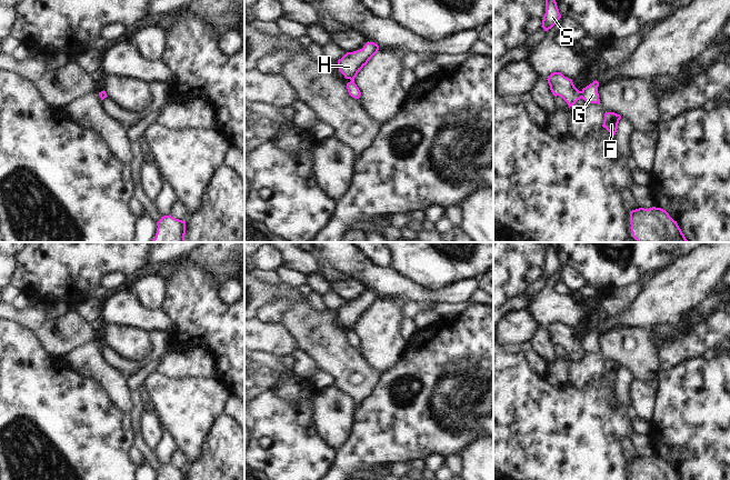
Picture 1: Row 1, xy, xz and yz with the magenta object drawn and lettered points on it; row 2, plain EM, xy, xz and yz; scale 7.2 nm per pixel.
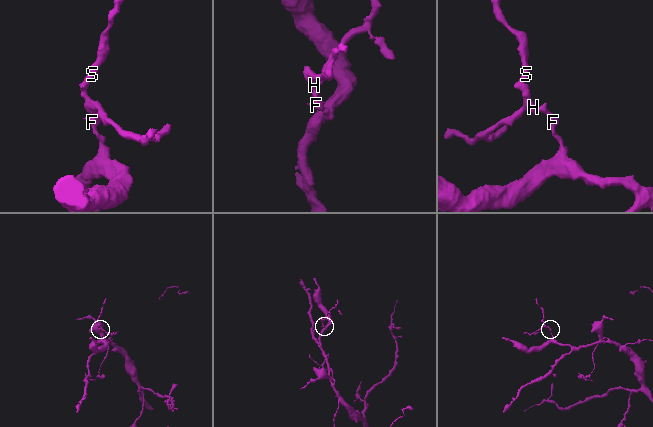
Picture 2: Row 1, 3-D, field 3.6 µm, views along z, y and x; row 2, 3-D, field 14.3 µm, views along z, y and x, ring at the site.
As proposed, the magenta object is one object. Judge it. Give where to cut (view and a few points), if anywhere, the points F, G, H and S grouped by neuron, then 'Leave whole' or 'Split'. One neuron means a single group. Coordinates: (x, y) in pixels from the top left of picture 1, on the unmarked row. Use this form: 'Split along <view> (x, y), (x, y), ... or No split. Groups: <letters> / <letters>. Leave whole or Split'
Split along yz (580, 340), (581, 346). Groups: F G / H S. Split.

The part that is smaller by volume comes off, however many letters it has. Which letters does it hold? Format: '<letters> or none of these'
H, S

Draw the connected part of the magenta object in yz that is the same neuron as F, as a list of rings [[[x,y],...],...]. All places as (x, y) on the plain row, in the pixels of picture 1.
[[[606,360],[602,376],[606,377],[611,383],[614,384],[617,381],[618,372],[620,368],[621,368],[620,363]]]

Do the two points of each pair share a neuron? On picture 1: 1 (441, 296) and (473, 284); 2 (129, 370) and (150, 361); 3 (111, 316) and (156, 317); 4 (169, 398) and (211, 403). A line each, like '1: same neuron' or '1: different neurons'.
1: same neuron
2: same neuron
3: same neuron
4: same neuron

